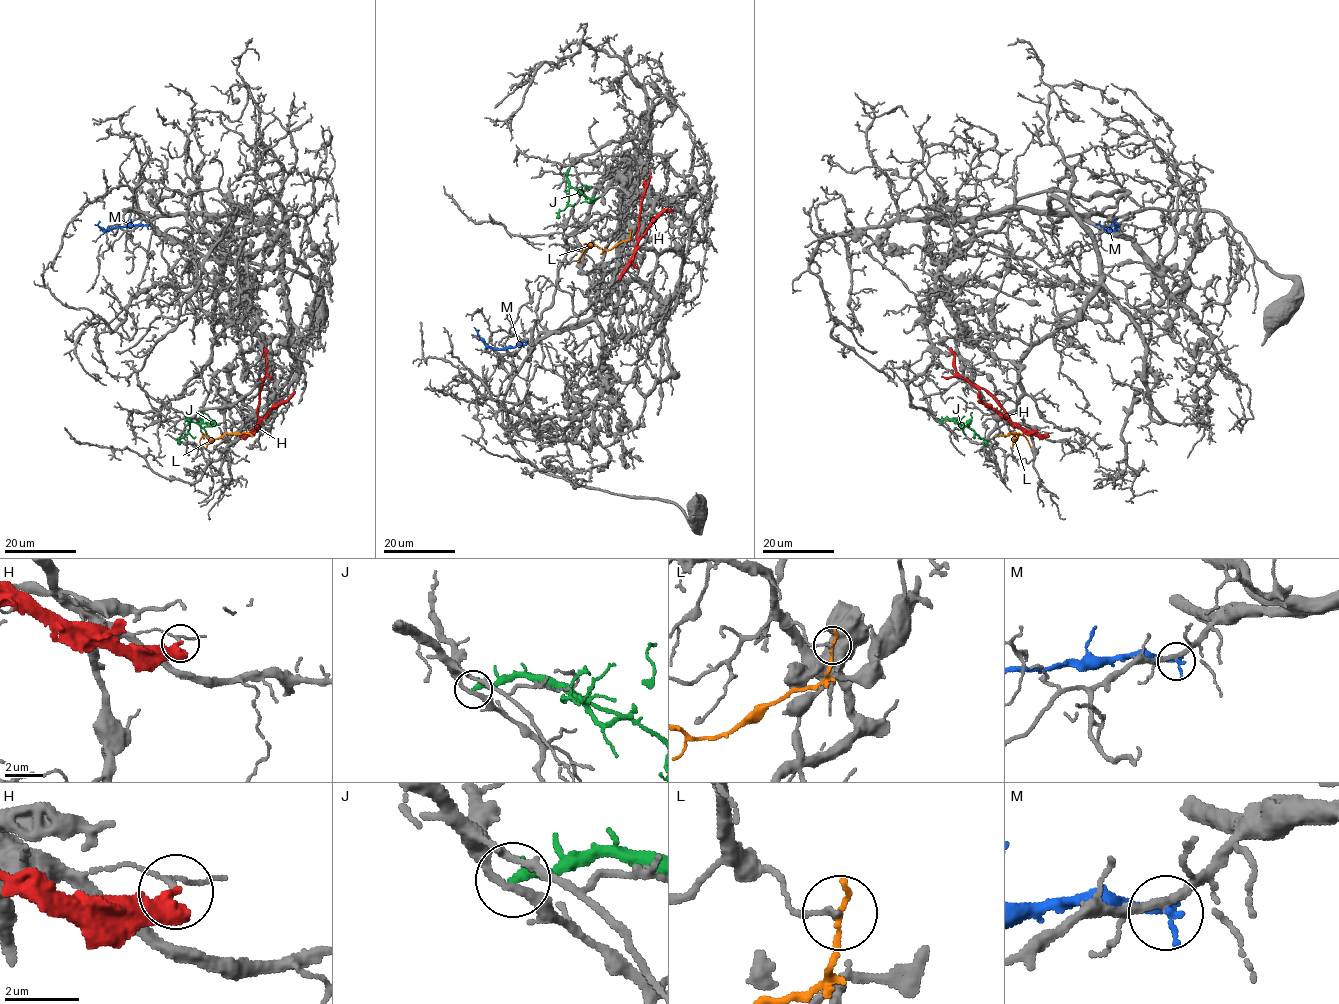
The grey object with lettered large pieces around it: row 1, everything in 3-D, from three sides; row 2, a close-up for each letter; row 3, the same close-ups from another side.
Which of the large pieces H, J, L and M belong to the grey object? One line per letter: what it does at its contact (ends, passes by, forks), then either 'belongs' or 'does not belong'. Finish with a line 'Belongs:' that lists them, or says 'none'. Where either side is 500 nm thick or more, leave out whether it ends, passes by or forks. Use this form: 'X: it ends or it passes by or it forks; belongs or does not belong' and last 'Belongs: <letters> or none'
H: does not belong
J: it ends; does not belong
L: it ends; does not belong
M: it ends; does not belong
Belongs: none

